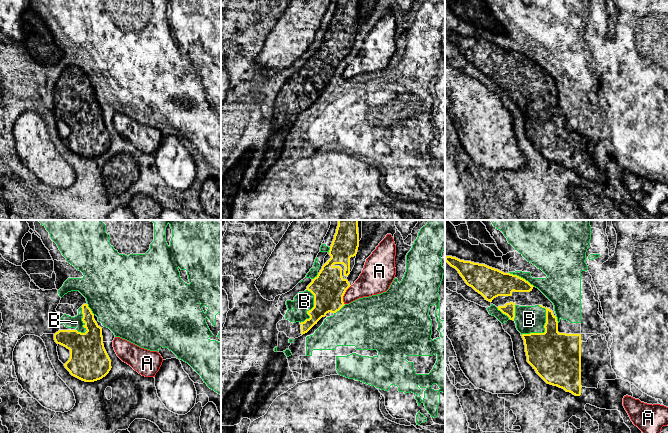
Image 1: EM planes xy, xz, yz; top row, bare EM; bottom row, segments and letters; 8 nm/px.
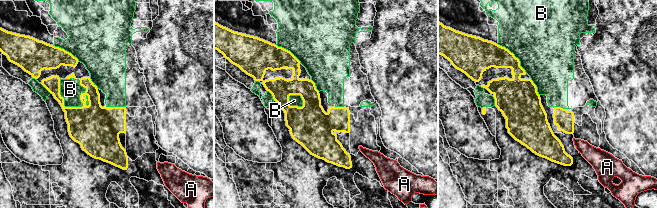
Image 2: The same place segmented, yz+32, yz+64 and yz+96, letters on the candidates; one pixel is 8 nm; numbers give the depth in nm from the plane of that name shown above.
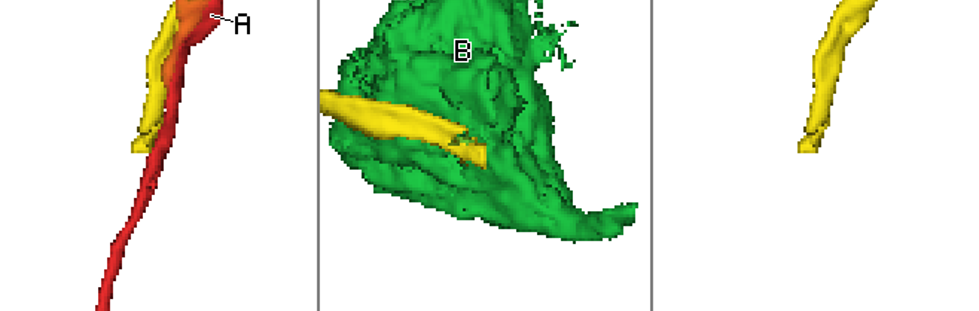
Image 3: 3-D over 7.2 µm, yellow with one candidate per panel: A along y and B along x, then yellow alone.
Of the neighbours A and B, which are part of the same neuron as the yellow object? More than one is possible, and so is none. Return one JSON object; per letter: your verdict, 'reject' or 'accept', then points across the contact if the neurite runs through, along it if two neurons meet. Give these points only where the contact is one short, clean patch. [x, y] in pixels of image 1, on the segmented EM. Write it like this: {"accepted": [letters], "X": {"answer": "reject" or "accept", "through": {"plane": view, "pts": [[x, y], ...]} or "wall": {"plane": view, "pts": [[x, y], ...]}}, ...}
{"accepted": [], "A": {"answer": "reject"}, "B": {"answer": "reject"}}

